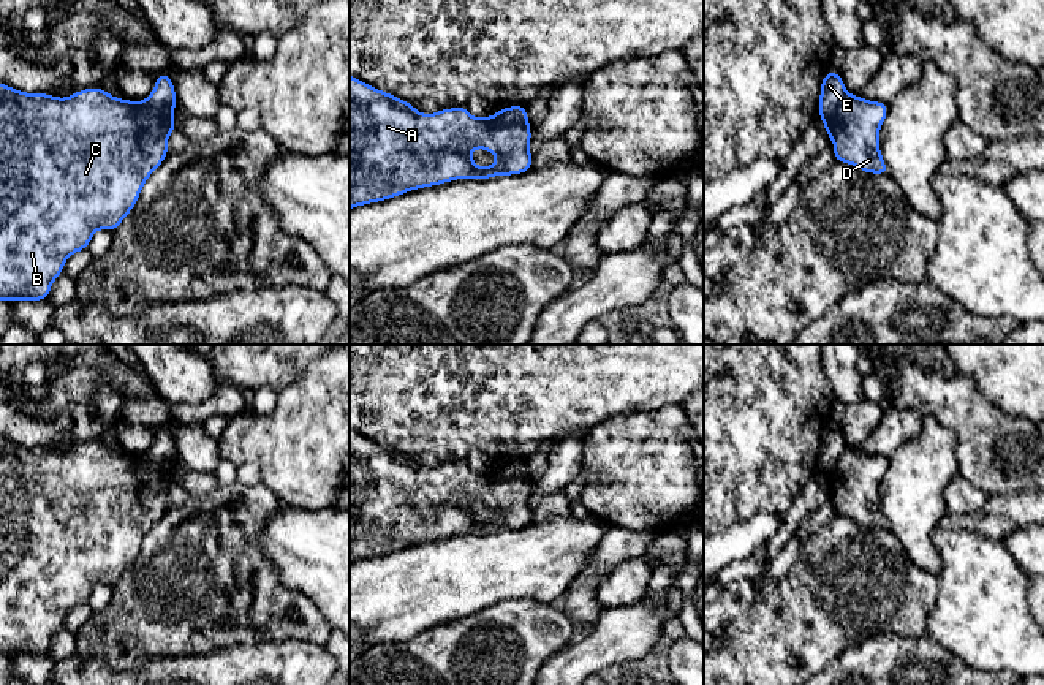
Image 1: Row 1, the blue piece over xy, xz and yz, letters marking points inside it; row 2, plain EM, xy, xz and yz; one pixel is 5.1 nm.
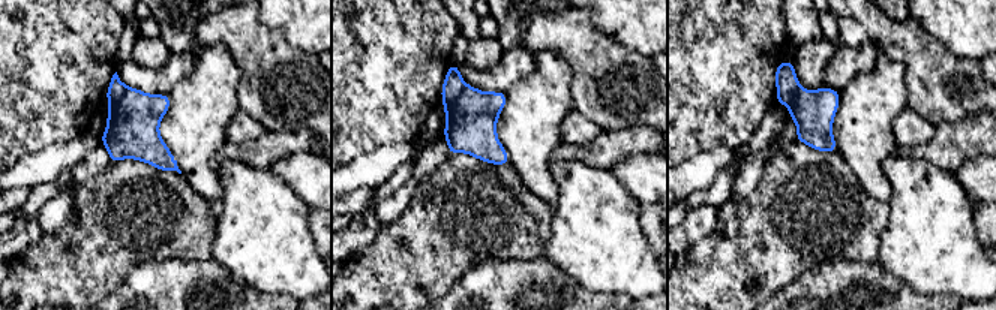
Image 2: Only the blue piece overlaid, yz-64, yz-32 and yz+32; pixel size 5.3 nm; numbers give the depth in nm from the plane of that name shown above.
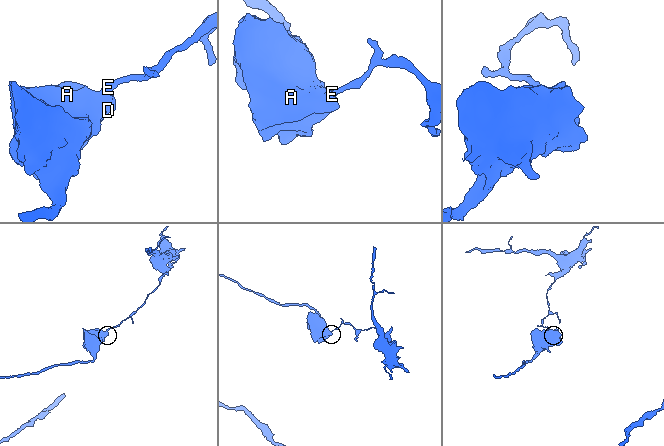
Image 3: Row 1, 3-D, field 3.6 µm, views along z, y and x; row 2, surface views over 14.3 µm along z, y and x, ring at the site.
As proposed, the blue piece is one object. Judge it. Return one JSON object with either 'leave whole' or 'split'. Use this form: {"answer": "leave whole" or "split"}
{"answer": "split"}

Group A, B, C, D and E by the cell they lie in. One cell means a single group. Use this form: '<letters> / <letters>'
A B C D / E

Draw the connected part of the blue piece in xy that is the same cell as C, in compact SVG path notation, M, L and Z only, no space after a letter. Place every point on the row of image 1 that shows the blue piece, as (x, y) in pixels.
M0 82L0 299L5 301L44 301L51 286L63 272L65 261L76 252L87 250L96 229L115 231L136 206L141 188L152 172L168 157L168 138L176 130L174 109L152 109L146 101L115 98L104 89L92 87L78 90L66 98L51 93L27 93Z

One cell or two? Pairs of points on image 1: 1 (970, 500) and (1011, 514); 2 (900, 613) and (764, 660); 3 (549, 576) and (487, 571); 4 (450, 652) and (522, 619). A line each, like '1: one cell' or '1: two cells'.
1: two cells
2: one cell
3: one cell
4: one cell

